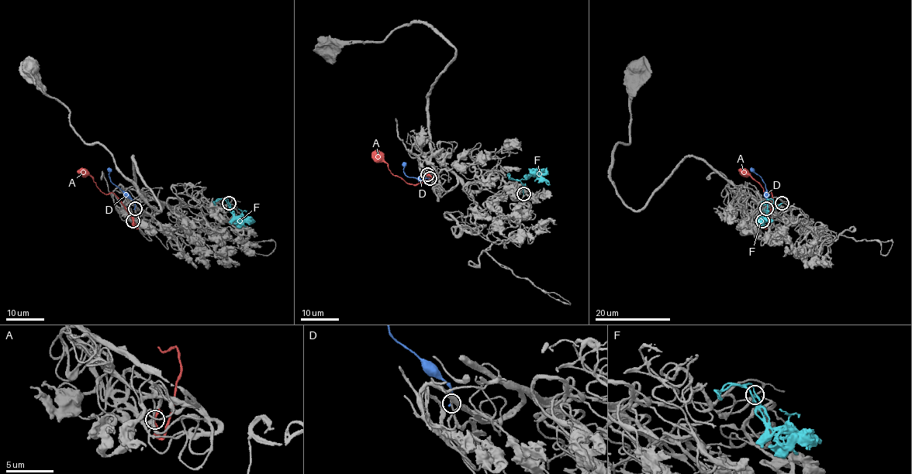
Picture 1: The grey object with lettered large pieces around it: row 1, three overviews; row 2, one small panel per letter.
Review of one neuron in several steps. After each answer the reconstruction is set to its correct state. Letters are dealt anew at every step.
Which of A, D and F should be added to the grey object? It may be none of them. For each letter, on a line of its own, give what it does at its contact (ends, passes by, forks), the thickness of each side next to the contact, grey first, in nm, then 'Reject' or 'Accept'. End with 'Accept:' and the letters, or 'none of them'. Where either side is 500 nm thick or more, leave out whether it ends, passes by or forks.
A: It ends there. Thickness 340 nm (grey) against 480 nm. Reject
D: It ends there. Thickness 200 nm (grey) against 240 nm. Reject
F: It ends there. Thickness 180 nm (grey) against 190 nm. Accept
Accept: F

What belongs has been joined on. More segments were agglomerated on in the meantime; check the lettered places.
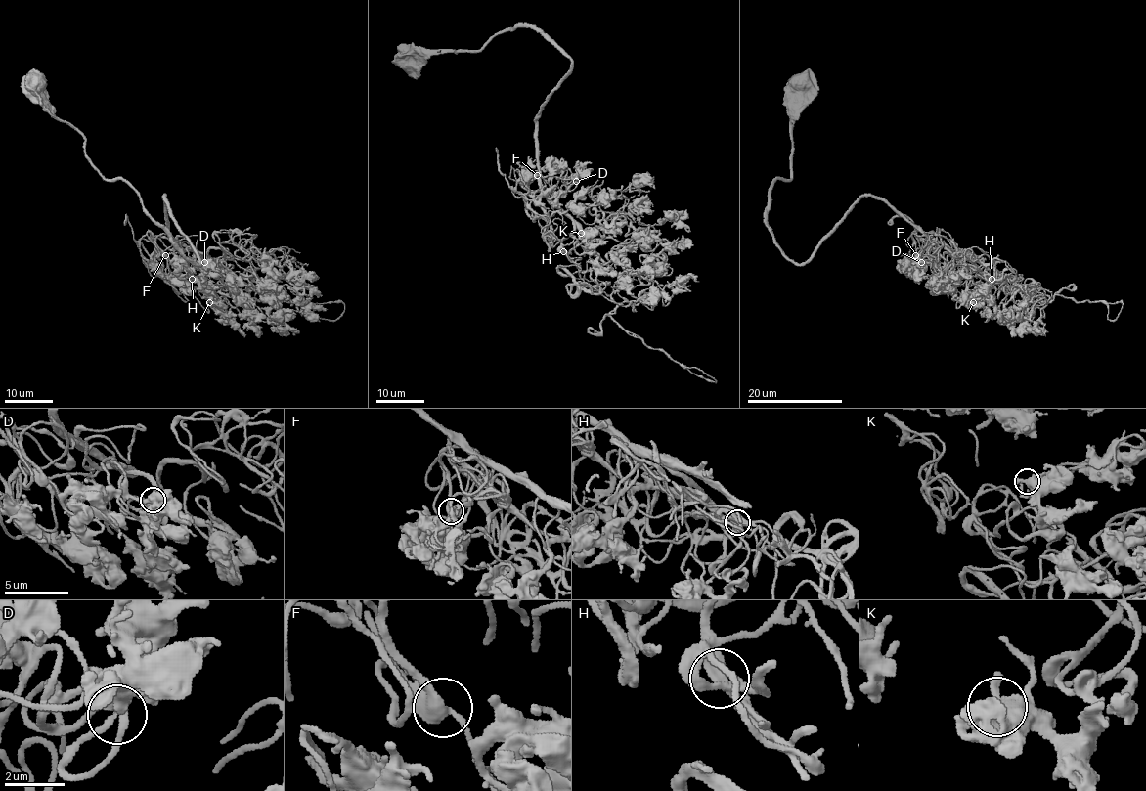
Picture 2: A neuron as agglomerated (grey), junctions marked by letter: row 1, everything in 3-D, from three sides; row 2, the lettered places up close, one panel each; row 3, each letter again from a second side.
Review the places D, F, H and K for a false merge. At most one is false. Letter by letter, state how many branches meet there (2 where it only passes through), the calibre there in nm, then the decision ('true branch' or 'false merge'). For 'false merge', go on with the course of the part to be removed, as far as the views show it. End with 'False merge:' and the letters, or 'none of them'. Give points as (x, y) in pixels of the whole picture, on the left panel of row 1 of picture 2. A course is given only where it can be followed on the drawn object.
D: 4 | 340 nm | true branch
F: 3 | 400 nm | true branch
H: 4 | 360 nm | true branch
K: 3 | 400 nm | true branch
False merge: none of them

